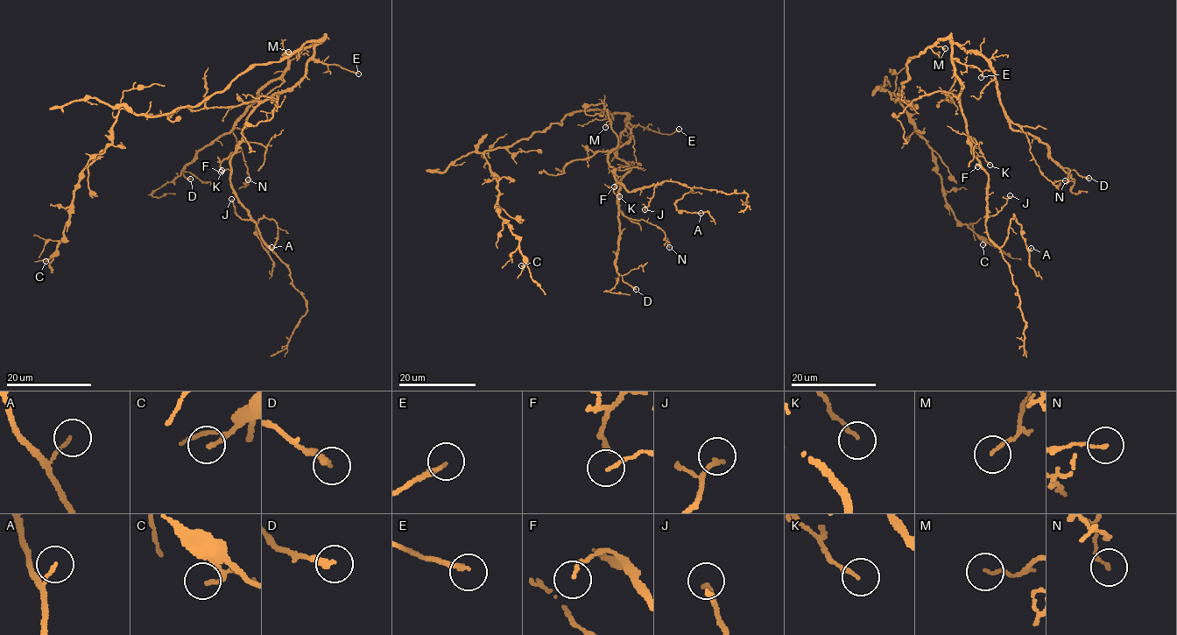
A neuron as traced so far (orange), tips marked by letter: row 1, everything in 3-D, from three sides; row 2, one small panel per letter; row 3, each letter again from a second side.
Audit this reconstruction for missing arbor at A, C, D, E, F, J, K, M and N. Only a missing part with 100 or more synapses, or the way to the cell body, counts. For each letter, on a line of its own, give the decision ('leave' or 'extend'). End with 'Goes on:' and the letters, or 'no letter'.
A: leave
C: leave
D: leave
E: leave
F: leave
J: leave
K: leave
M: leave
N: leave
Goes on: no letter

